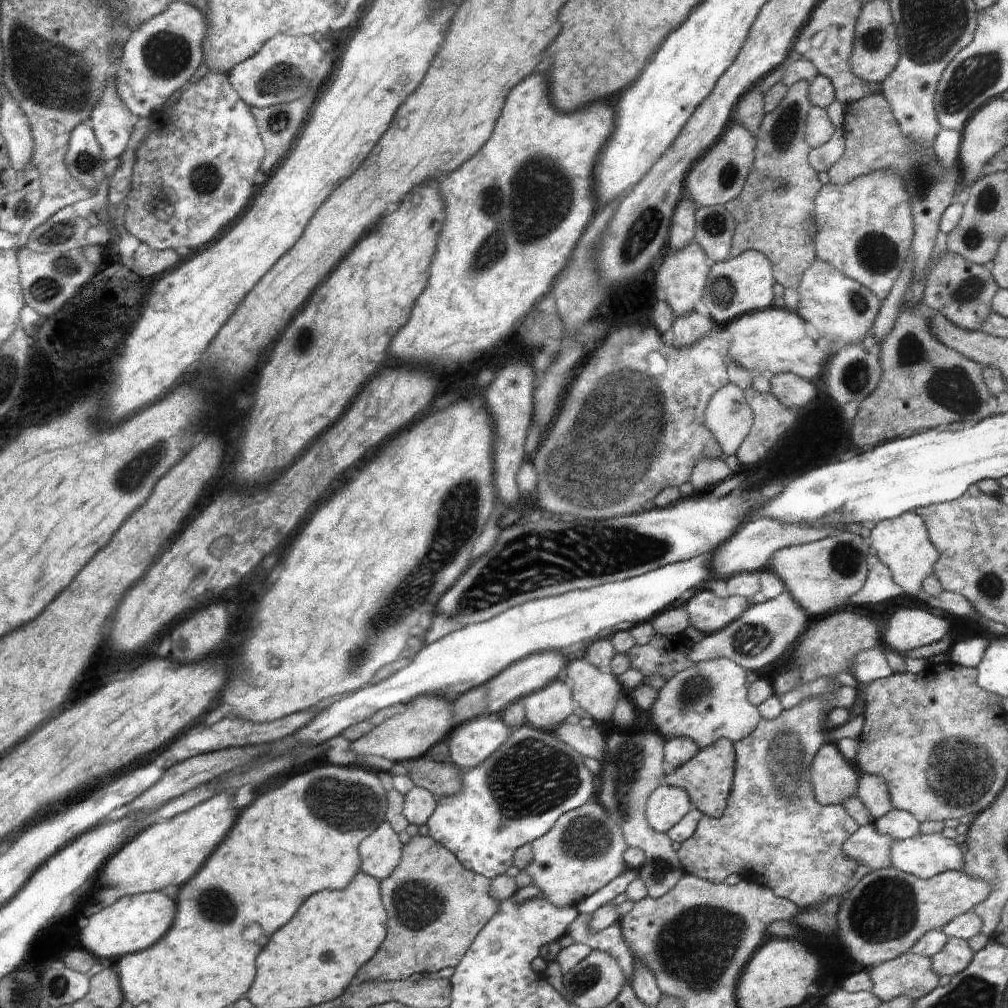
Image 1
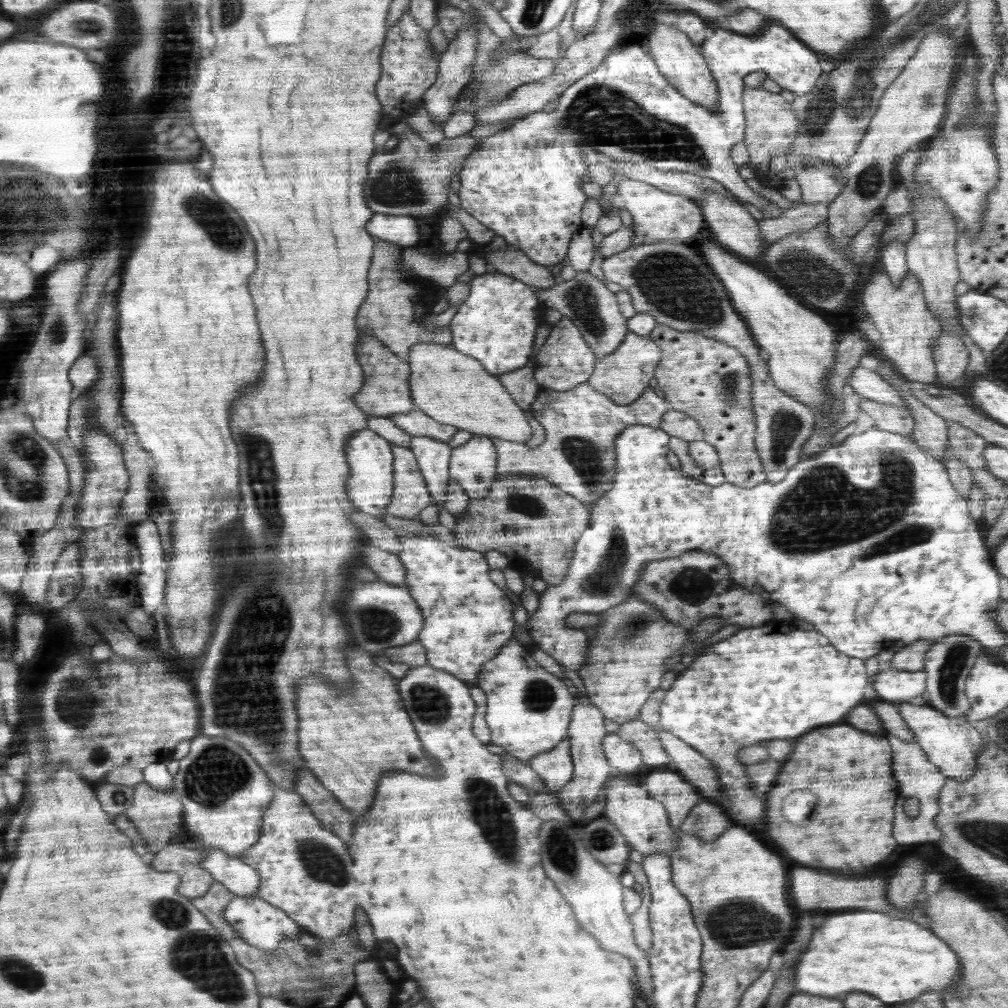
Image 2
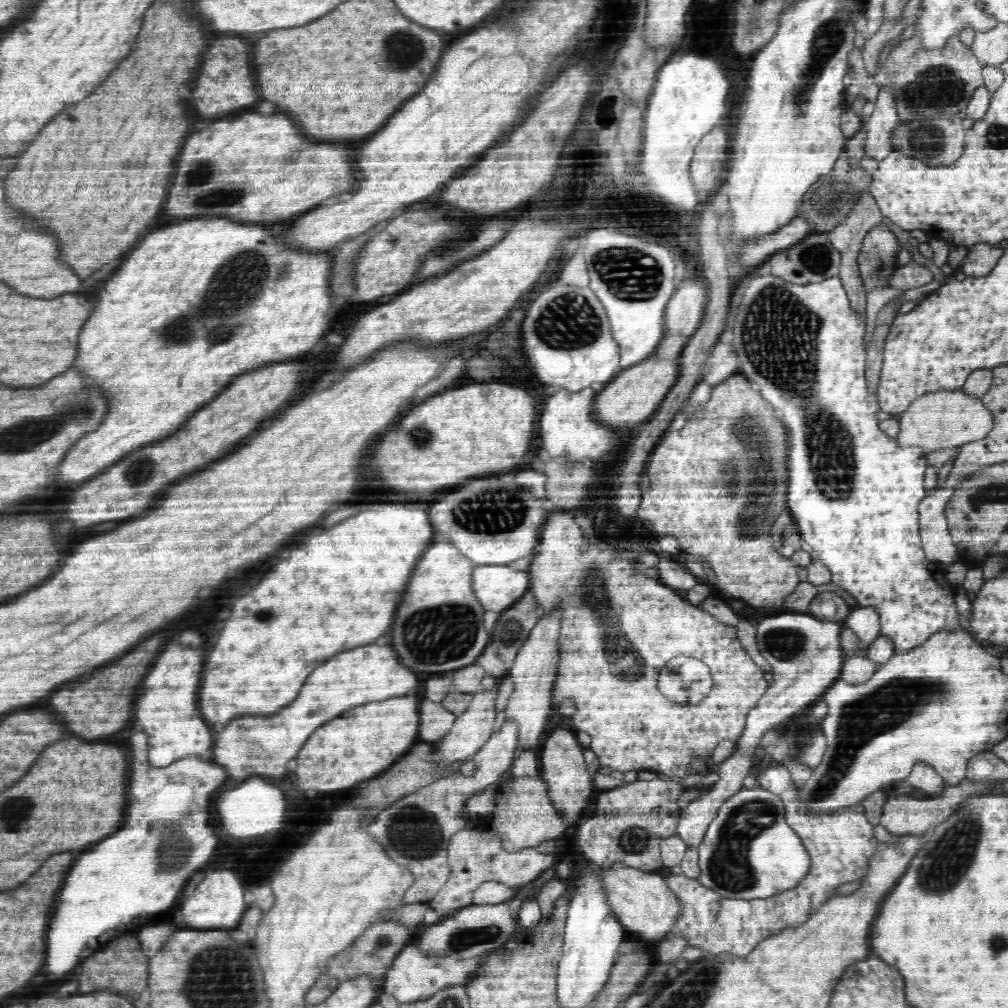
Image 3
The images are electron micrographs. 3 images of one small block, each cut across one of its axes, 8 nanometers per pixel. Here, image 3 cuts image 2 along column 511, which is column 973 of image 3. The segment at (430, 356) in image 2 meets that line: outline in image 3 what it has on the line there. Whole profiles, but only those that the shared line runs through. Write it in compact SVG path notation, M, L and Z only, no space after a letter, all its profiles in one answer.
M946 389L927 391L919 396L899 416L900 432L895 437L902 447L919 446L926 452L939 451L986 438L993 429L994 415L984 403L962 390L948 392Z

